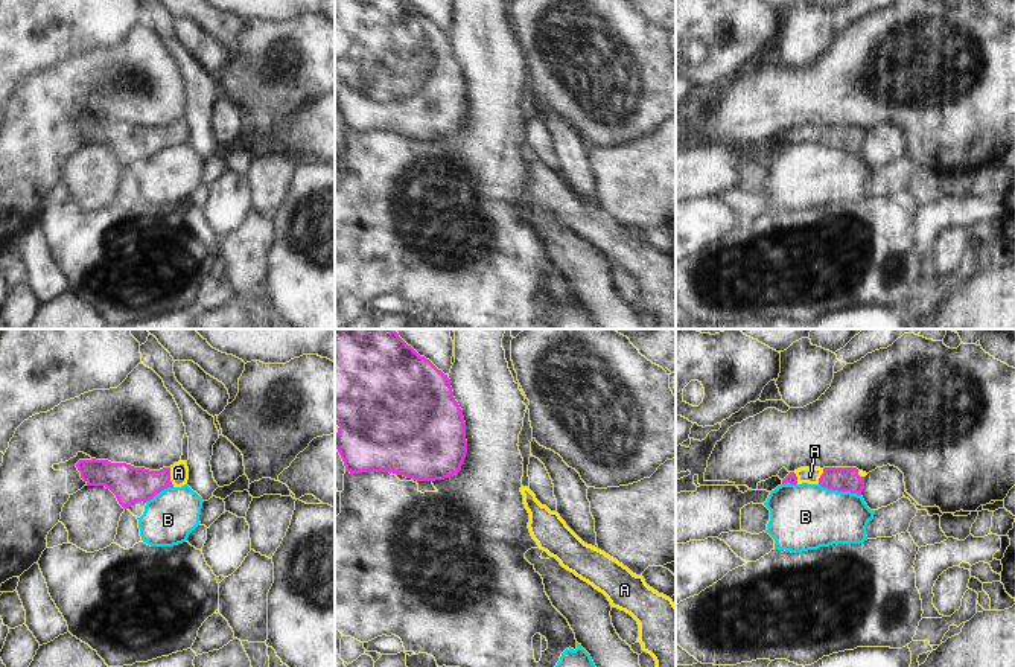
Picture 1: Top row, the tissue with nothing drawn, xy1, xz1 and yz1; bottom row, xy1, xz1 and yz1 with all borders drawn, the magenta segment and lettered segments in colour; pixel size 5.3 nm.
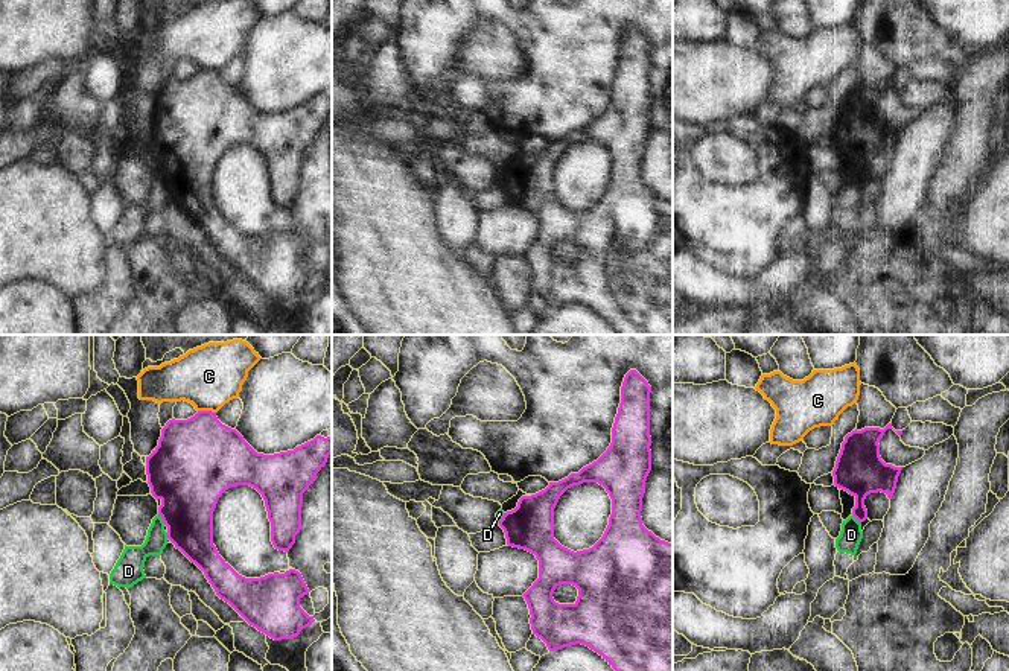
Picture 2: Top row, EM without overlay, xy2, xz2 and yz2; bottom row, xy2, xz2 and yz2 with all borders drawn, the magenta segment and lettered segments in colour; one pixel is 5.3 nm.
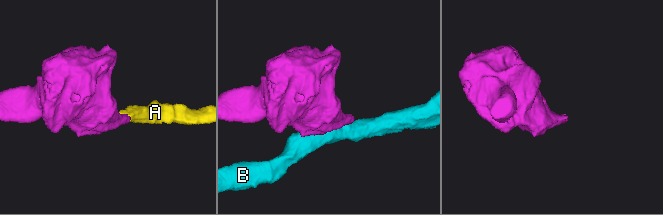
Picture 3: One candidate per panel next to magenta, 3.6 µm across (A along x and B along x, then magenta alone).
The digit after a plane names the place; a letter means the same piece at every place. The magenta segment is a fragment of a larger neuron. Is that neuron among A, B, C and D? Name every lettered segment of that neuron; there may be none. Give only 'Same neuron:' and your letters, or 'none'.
Same neuron: A

